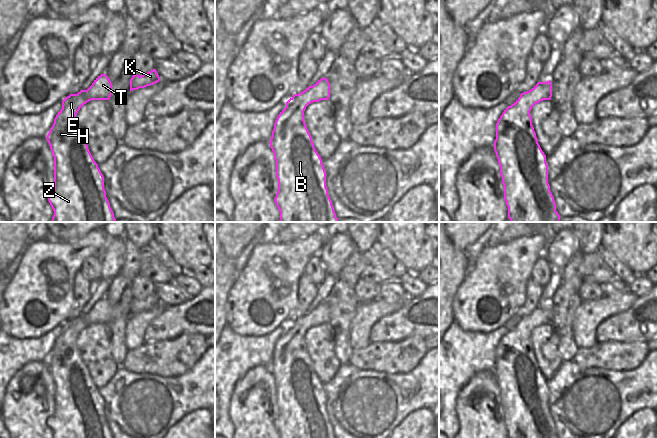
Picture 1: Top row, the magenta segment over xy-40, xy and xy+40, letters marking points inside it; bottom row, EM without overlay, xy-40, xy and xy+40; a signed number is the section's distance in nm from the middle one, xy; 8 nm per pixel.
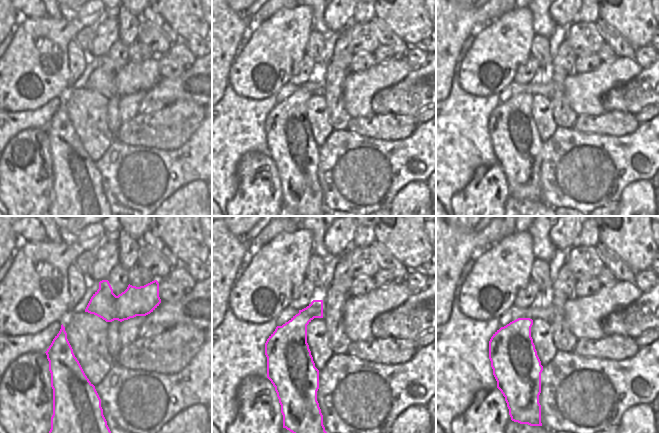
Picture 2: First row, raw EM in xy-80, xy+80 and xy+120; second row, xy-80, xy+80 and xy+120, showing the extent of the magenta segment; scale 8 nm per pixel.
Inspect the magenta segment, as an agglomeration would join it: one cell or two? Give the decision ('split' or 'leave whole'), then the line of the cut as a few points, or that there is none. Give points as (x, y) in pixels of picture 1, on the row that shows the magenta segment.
leave whole | no cut

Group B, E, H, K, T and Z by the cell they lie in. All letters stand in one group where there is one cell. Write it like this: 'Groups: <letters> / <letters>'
Groups: B E H K T Z

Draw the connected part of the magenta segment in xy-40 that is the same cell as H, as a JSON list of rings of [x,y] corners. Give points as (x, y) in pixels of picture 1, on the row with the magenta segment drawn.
[[[106,74],[98,76],[87,90],[70,94],[62,101],[62,109],[46,137],[54,157],[54,189],[48,201],[54,211],[52,222],[115,222],[106,197],[104,177],[80,133],[76,115],[91,100],[109,100],[112,83]]]

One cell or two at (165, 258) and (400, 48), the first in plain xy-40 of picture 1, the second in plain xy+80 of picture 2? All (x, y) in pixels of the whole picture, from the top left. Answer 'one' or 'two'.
one

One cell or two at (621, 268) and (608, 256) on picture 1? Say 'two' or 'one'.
one

